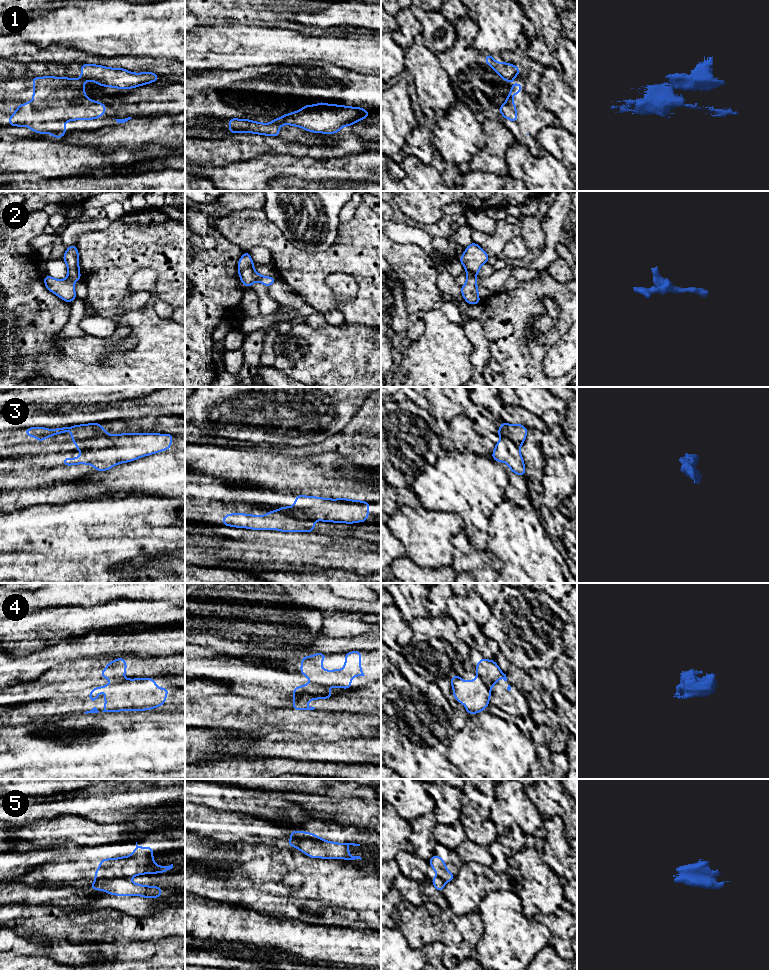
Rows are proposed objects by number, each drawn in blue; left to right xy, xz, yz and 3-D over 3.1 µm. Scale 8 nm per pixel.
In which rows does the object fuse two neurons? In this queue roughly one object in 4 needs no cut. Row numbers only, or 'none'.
1, 3, 4, 5

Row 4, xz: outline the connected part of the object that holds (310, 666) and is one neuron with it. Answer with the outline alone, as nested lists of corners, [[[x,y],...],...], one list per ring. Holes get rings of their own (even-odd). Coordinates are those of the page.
[[[361,651],[345,653],[345,667],[338,670],[323,670],[321,664],[326,658],[324,653],[316,653],[309,657],[303,656],[300,673],[310,680],[311,684],[322,687],[351,689],[351,679],[365,676],[361,670]]]

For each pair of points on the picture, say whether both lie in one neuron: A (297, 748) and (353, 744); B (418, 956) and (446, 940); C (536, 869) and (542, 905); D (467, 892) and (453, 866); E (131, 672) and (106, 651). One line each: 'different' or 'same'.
A: same
B: different
C: same
D: different
E: different

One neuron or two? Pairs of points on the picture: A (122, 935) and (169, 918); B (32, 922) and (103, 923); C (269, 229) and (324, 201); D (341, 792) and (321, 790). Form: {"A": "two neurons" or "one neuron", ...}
{"A": "one neuron", "B": "one neuron", "C": "two neurons", "D": "one neuron"}

